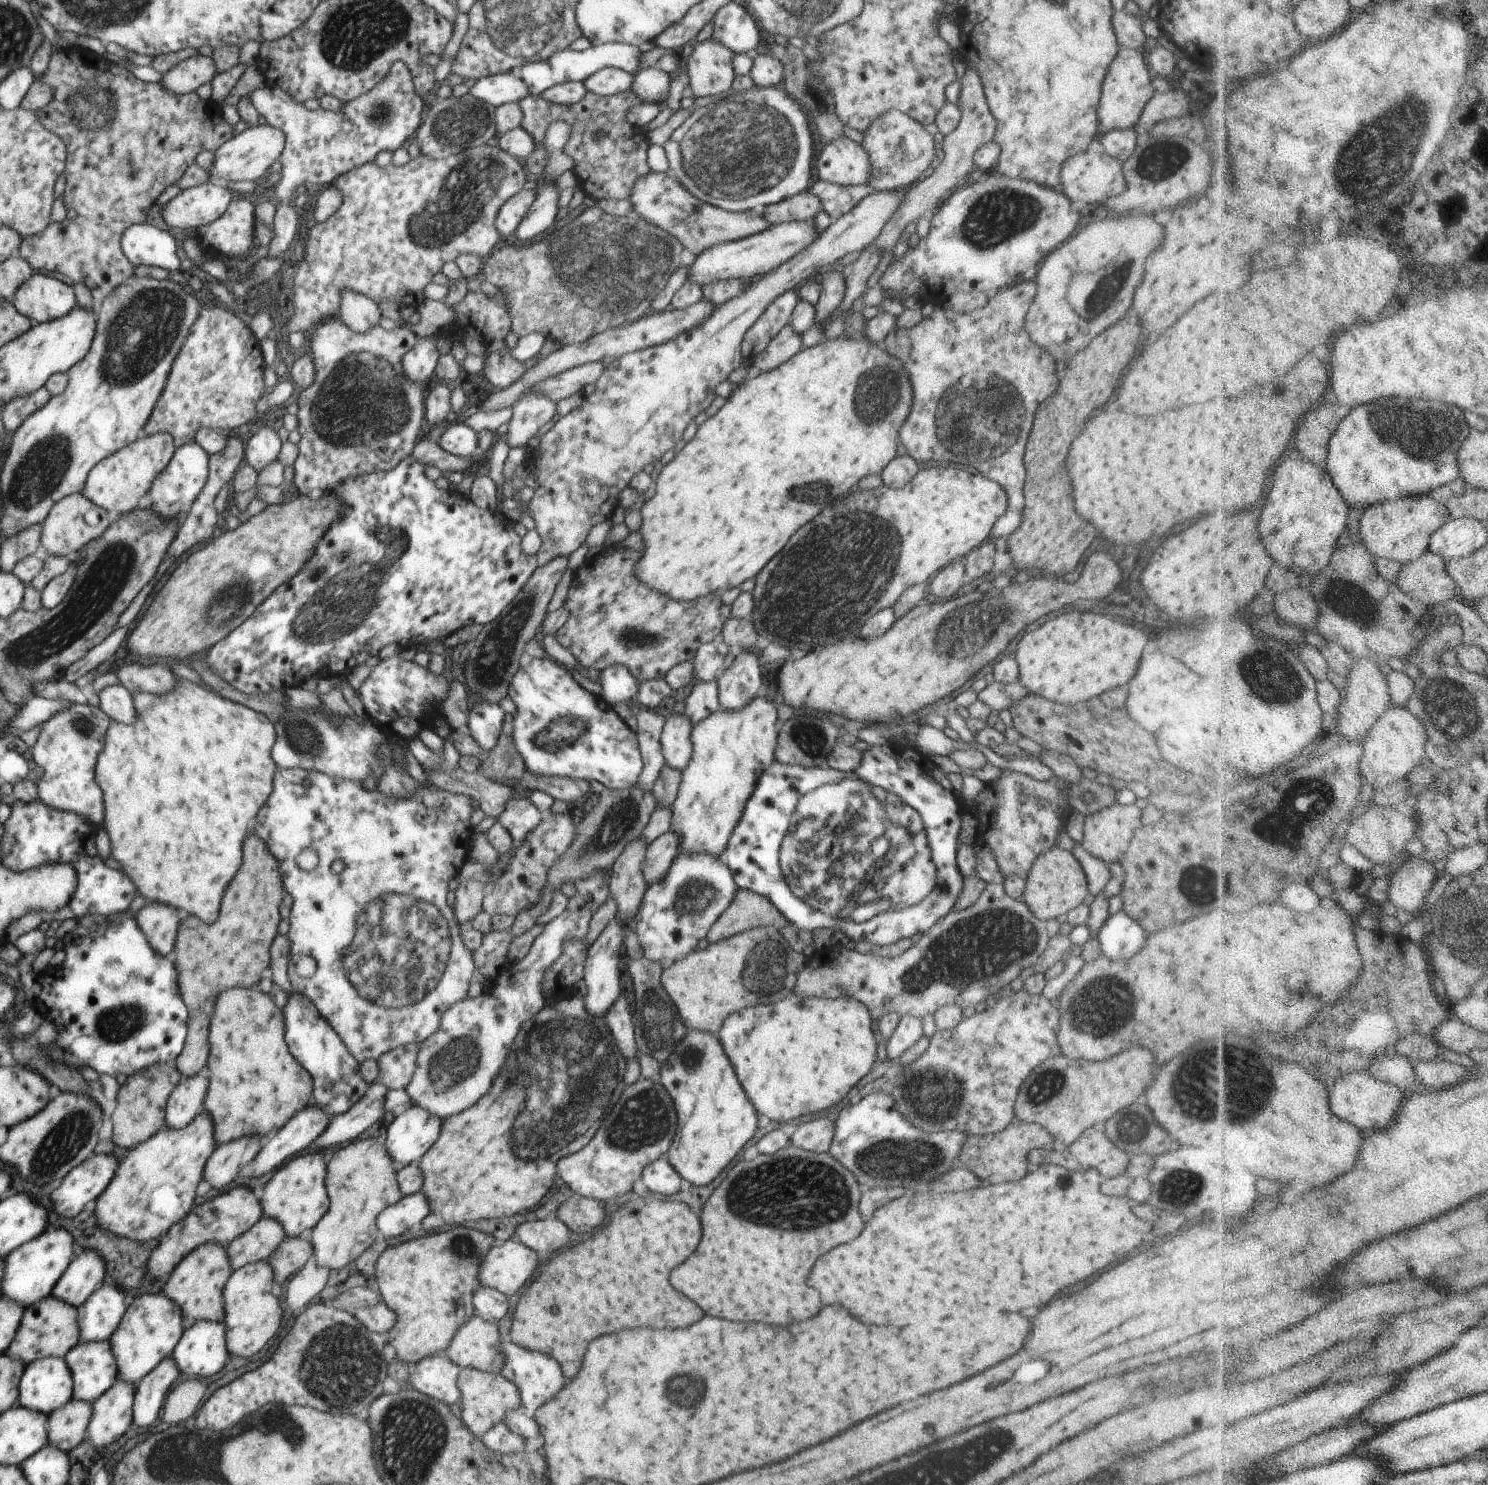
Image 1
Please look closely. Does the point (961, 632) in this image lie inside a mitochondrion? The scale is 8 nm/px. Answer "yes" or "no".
yes

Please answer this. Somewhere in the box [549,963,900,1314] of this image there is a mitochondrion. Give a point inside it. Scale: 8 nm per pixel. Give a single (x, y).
(789, 1198)

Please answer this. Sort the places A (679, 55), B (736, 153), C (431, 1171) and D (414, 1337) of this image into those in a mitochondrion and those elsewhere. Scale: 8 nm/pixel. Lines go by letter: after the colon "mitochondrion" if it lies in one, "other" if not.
A: other
B: mitochondrion
C: other
D: other

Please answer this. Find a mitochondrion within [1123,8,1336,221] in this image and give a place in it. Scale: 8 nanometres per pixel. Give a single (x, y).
(1149, 168)

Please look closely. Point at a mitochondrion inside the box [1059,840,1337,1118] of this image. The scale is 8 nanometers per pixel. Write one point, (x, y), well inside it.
(1080, 1007)

